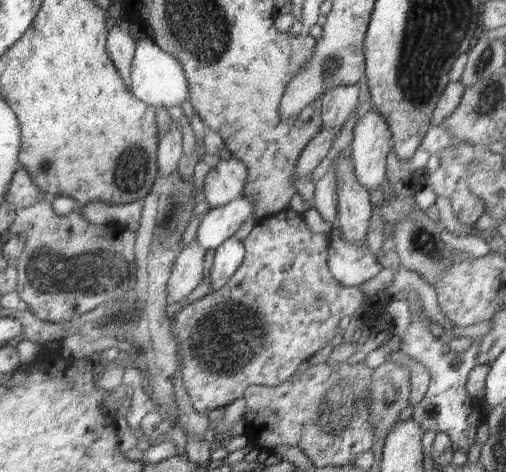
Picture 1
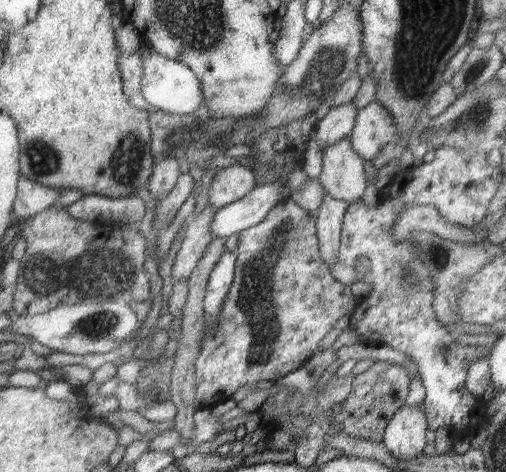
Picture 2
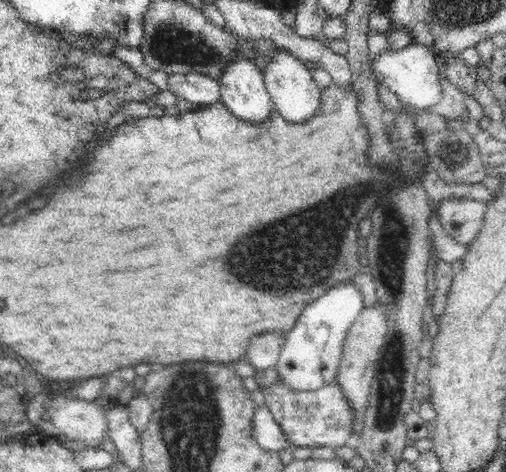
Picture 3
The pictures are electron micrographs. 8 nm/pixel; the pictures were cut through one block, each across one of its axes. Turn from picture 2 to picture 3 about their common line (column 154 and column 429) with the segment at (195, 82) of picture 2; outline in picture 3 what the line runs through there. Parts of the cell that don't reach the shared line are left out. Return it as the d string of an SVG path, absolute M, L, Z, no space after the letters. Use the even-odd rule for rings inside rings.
M413 42L401 49L389 50L378 56L369 56L372 69L384 76L384 84L394 94L398 95L400 101L405 105L424 110L428 106L434 106L442 98L442 85L440 85L440 76L442 73L438 70L435 56L429 51L429 48Z

